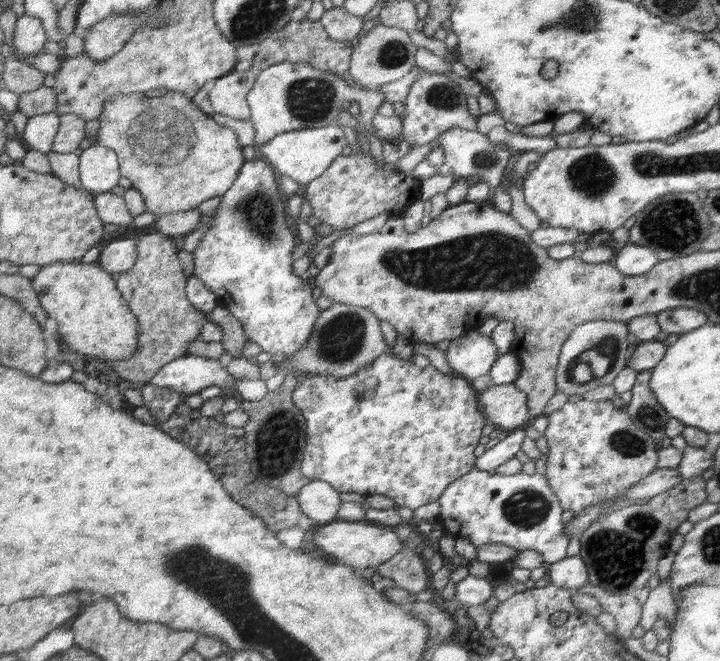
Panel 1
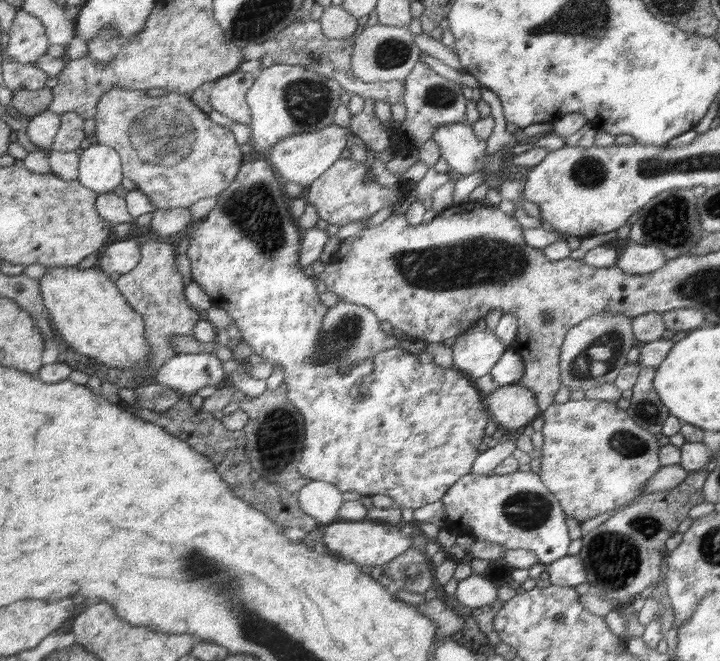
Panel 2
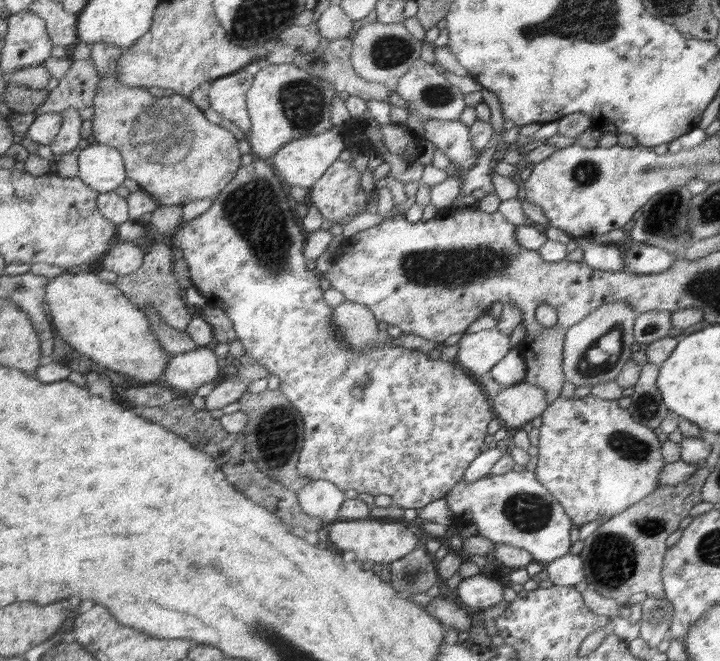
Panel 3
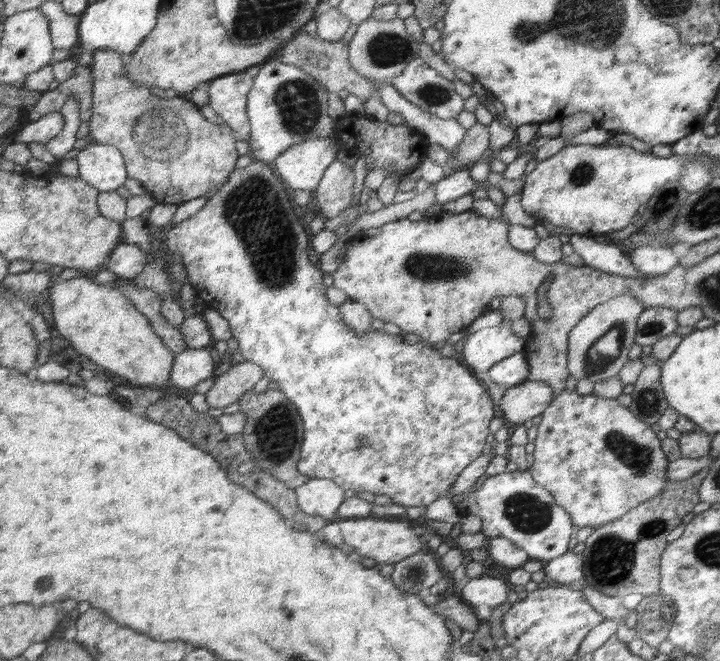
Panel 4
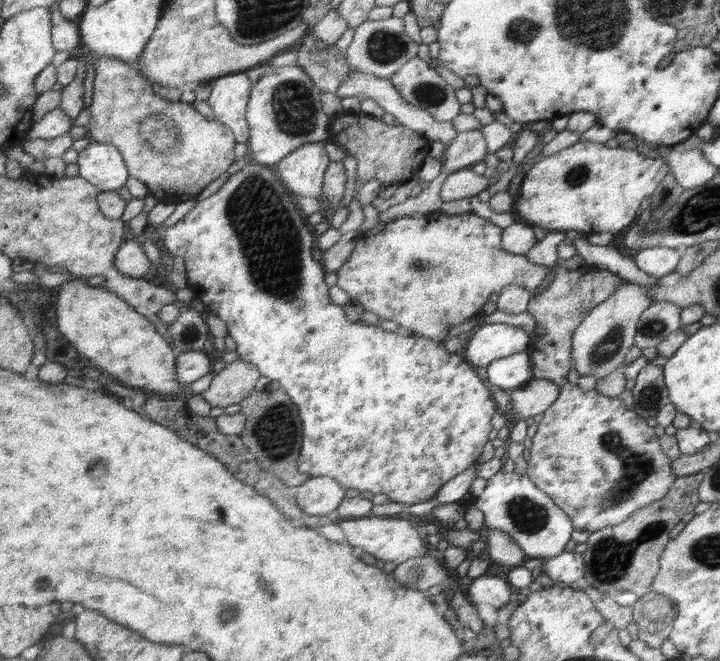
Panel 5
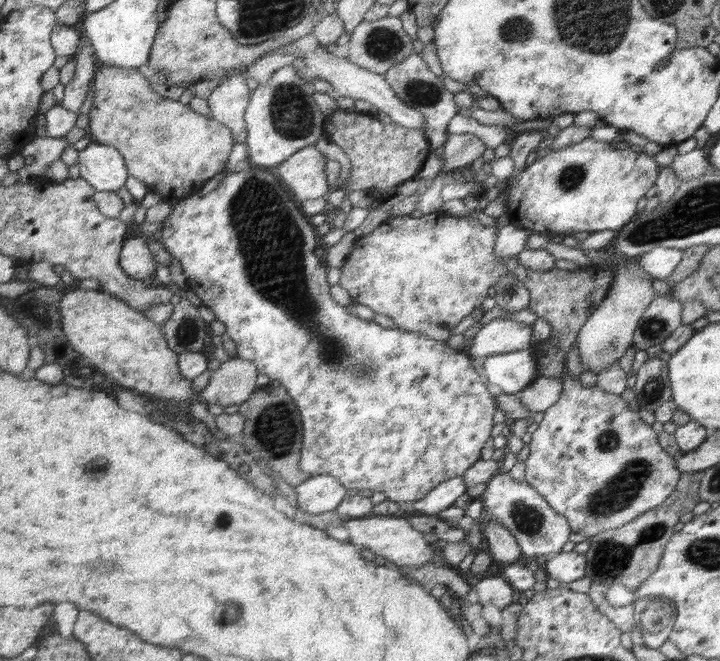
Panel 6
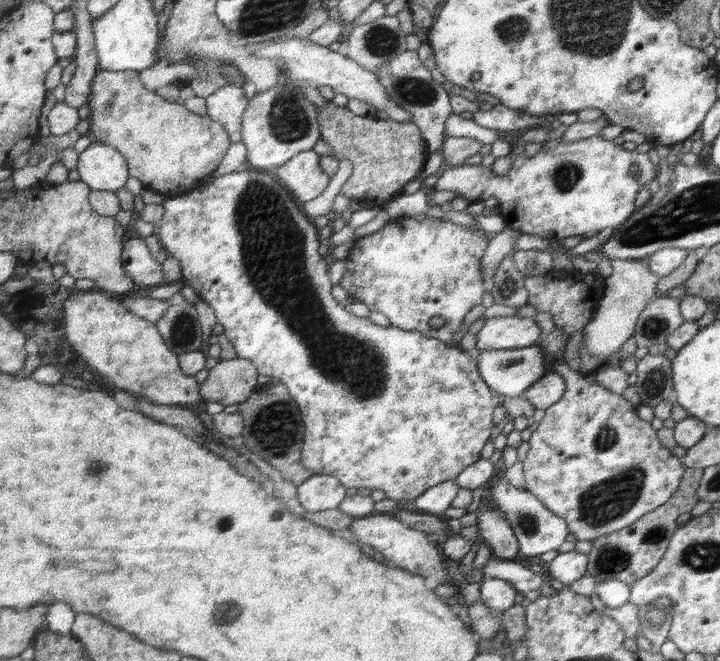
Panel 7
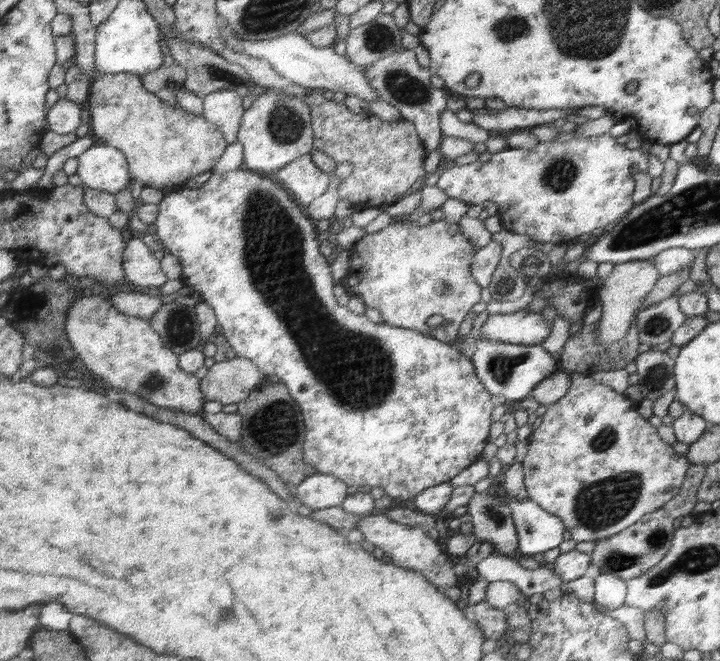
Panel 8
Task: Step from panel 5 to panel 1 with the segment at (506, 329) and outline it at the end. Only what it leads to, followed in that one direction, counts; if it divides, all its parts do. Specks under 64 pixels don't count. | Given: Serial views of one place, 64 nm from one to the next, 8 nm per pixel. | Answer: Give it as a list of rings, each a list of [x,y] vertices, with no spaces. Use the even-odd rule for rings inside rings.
[[[471,330],[452,339],[446,359],[454,374],[474,381],[491,373],[492,365],[499,359],[499,348],[490,336]]]

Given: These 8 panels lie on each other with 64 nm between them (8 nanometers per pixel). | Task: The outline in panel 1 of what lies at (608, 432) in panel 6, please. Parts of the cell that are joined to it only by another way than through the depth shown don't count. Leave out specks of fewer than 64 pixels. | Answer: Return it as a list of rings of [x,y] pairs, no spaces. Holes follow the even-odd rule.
[[[583,398],[577,402],[568,401],[560,410],[552,412],[547,417],[548,425],[542,433],[548,442],[545,478],[555,492],[556,498],[563,504],[564,510],[570,510],[575,515],[594,504],[606,500],[614,502],[626,490],[631,490],[659,467],[659,456],[656,456],[659,452],[652,437],[637,427],[624,409],[614,408],[610,400],[589,401]]]

